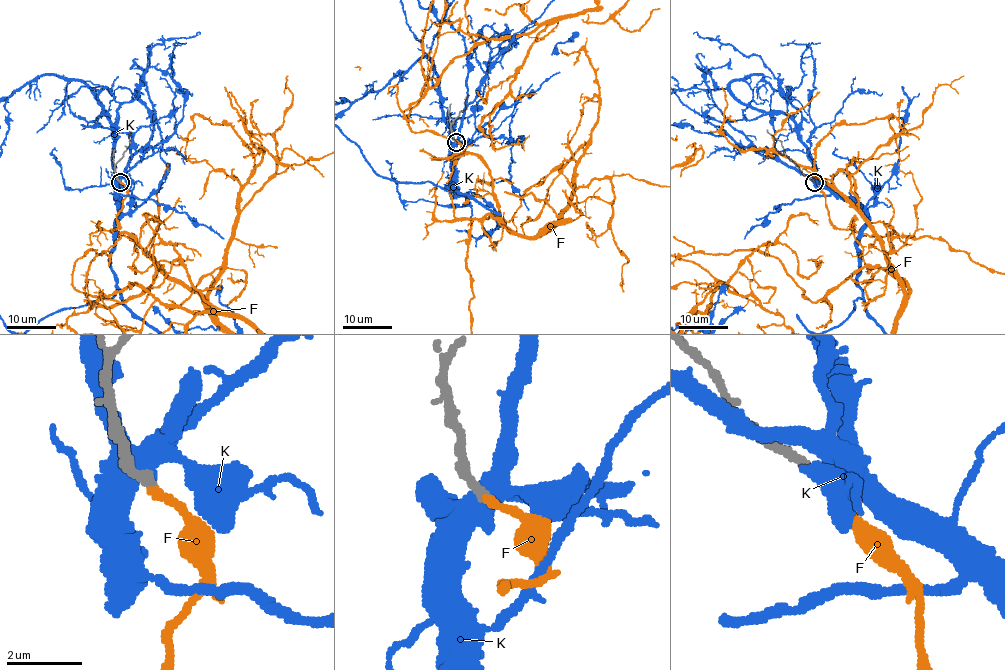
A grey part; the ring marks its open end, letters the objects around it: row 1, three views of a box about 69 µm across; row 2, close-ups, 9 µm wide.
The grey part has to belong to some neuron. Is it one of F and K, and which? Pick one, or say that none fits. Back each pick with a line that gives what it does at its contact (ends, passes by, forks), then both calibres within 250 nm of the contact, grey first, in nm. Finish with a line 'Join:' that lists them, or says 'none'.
F: it ends | 280/200 nm
Join: F

